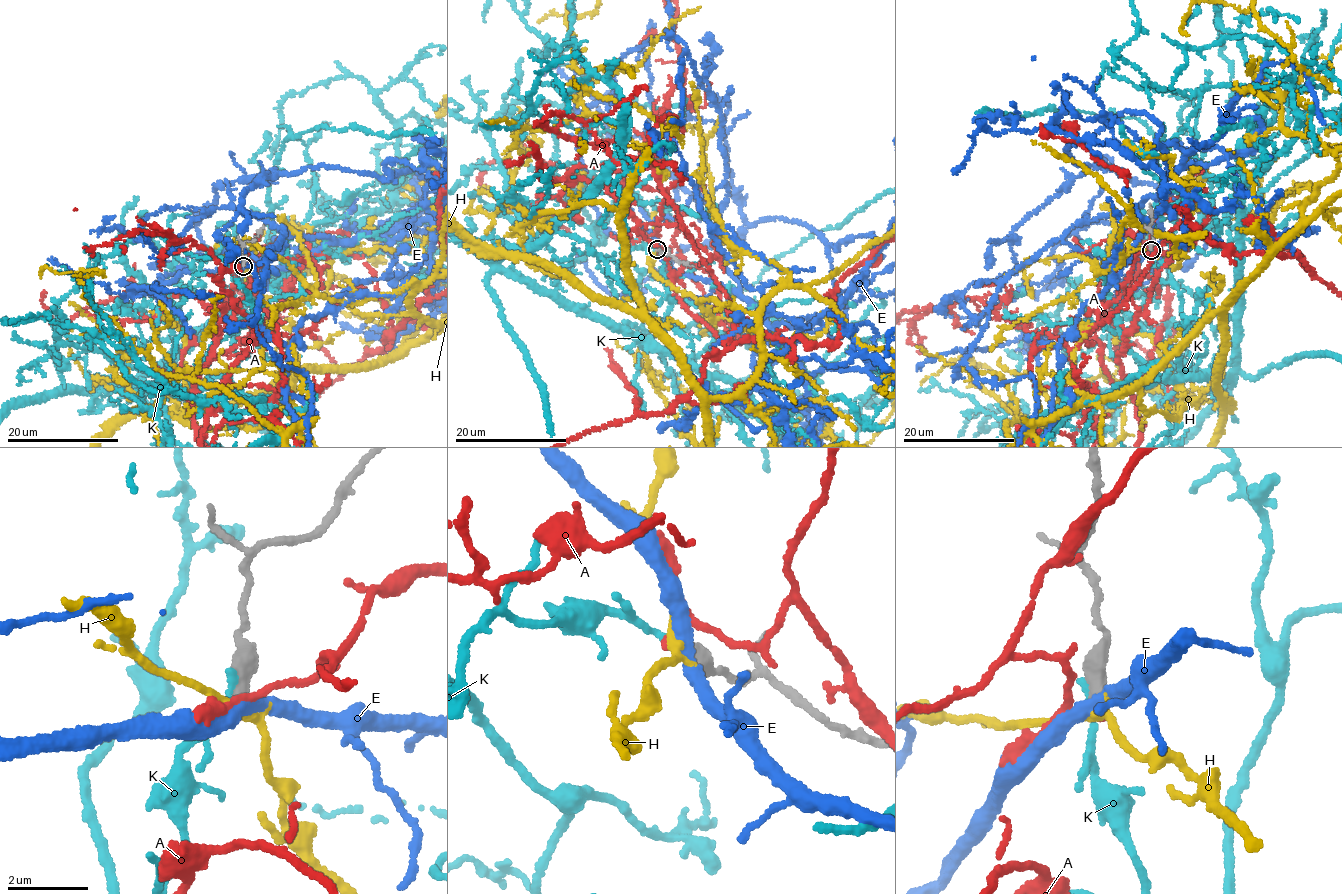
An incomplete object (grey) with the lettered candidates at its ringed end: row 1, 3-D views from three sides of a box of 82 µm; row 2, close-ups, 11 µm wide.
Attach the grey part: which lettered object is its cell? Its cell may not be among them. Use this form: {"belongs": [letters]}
{"belongs": []}

